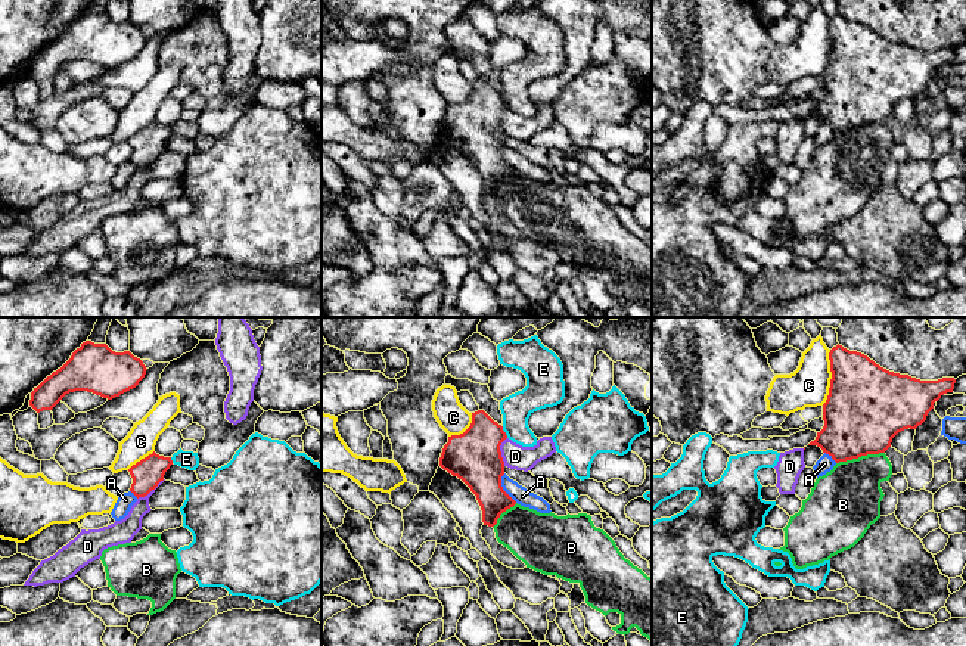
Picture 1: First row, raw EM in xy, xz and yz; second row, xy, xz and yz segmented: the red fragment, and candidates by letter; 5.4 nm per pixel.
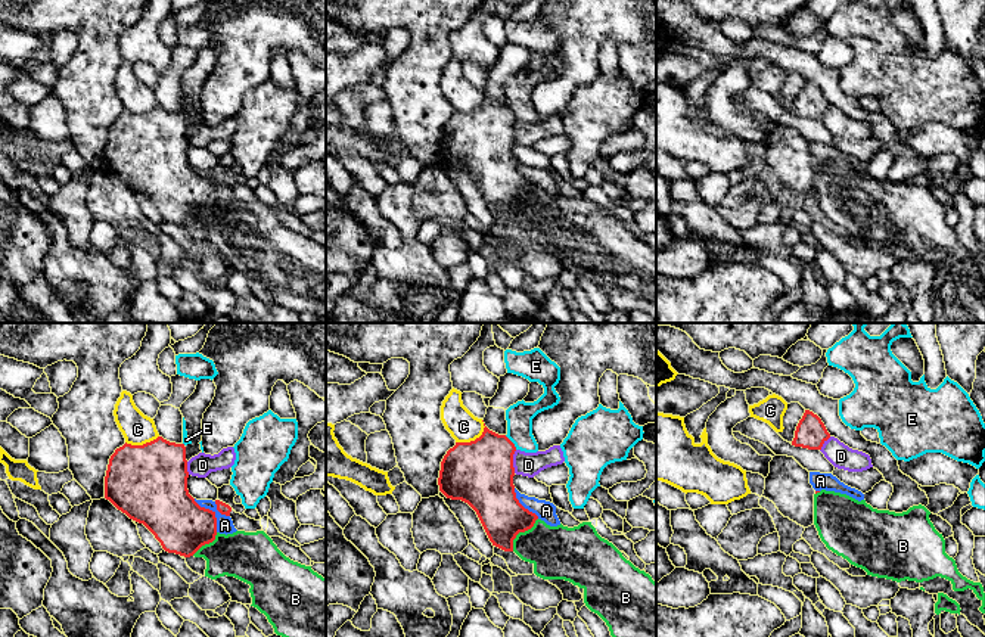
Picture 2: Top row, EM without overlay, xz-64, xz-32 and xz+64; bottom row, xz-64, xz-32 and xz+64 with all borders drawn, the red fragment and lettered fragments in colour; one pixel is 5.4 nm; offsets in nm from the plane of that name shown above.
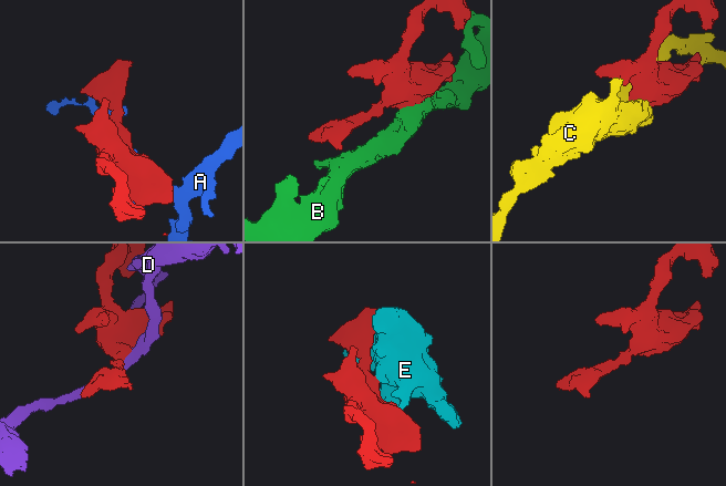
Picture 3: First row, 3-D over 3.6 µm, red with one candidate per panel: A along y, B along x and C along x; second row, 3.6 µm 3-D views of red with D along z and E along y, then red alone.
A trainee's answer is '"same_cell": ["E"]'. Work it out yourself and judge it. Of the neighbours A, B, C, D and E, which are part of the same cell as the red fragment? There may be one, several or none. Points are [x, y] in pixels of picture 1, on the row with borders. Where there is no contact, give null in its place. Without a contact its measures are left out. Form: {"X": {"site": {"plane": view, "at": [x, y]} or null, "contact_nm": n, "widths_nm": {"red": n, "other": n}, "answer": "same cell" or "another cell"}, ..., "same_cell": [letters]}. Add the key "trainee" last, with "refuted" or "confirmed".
{"A": {"site": {"plane": "xz", "at": [502, 488]}, "contact_nm": 180, "widths_nm": {"red": 280, "other": 90}, "answer": "another cell"}, "B": {"site": {"plane": "yz", "at": [860, 456]}, "contact_nm": 280, "widths_nm": {"red": 420, "other": 360}, "answer": "another cell"}, "C": {"site": {"plane": "yz", "at": [832, 378]}, "contact_nm": 300, "widths_nm": {"red": 440, "other": 220}, "answer": "another cell"}, "D": {"site": {"plane": "xy", "at": [151, 490]}, "contact_nm": 190, "widths_nm": {"red": 160, "other": 120}, "answer": "another cell"}, "E": {"site": {"plane": "xz", "at": [505, 432]}, "contact_nm": 70, "widths_nm": {"red": 280, "other": 160}, "answer": "another cell"}, "same_cell": [], "trainee": "refuted"}

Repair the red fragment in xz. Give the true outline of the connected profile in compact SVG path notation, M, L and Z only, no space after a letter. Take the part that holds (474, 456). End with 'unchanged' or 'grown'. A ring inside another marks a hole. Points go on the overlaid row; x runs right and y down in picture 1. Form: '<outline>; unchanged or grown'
M478 410L472 413L472 423L463 434L448 437L448 442L439 457L439 466L462 479L476 496L482 510L482 522L488 527L494 527L500 515L516 504L501 487L504 462L500 445L506 438L503 426L494 422L484 410Z; unchanged

